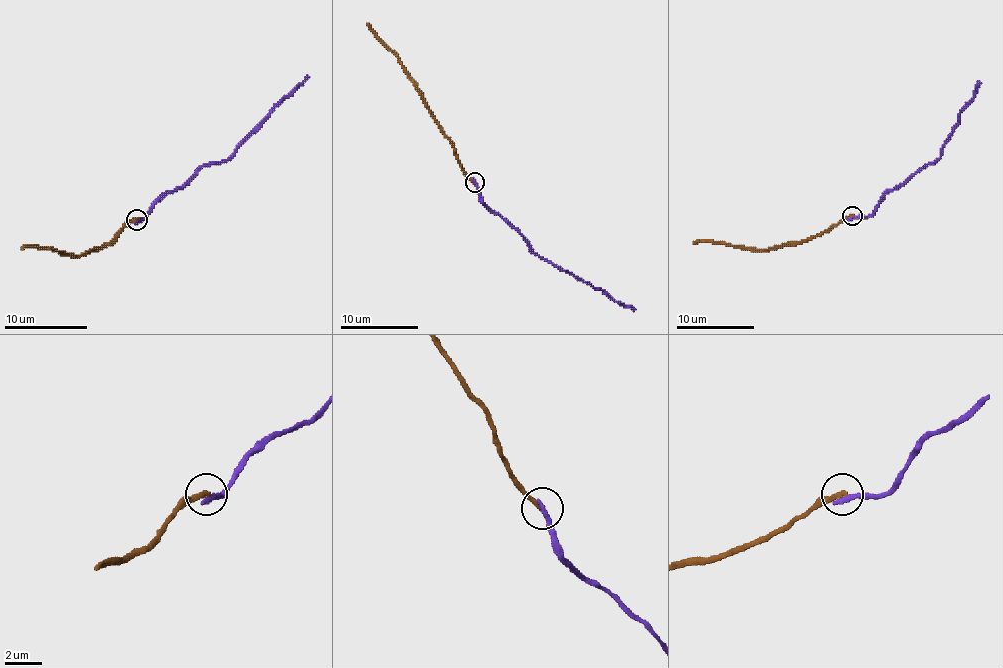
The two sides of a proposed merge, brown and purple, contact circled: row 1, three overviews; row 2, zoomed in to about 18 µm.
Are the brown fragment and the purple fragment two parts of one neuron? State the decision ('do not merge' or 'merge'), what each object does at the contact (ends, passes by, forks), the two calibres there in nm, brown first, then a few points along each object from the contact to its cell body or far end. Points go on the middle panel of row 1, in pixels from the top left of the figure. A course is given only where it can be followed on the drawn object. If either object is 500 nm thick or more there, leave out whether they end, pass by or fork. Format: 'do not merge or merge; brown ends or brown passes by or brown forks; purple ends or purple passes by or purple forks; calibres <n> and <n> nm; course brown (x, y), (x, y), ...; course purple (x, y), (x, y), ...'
do not merge; brown ends; purple ends; calibres 280 and 300 nm; course brown (475, 181), (463, 170), (452, 141), (444, 133), (423, 93), (396, 54), (367, 23); course purple (475, 181), (479, 199), (504, 218), (535, 253), (633, 309)

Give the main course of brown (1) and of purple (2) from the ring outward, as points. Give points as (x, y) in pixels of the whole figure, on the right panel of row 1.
1: (851, 216), (803, 241), (763, 249), (724, 243), (693, 243)
2: (851, 216), (869, 216), (888, 191), (940, 156), (942, 145), (979, 81)

